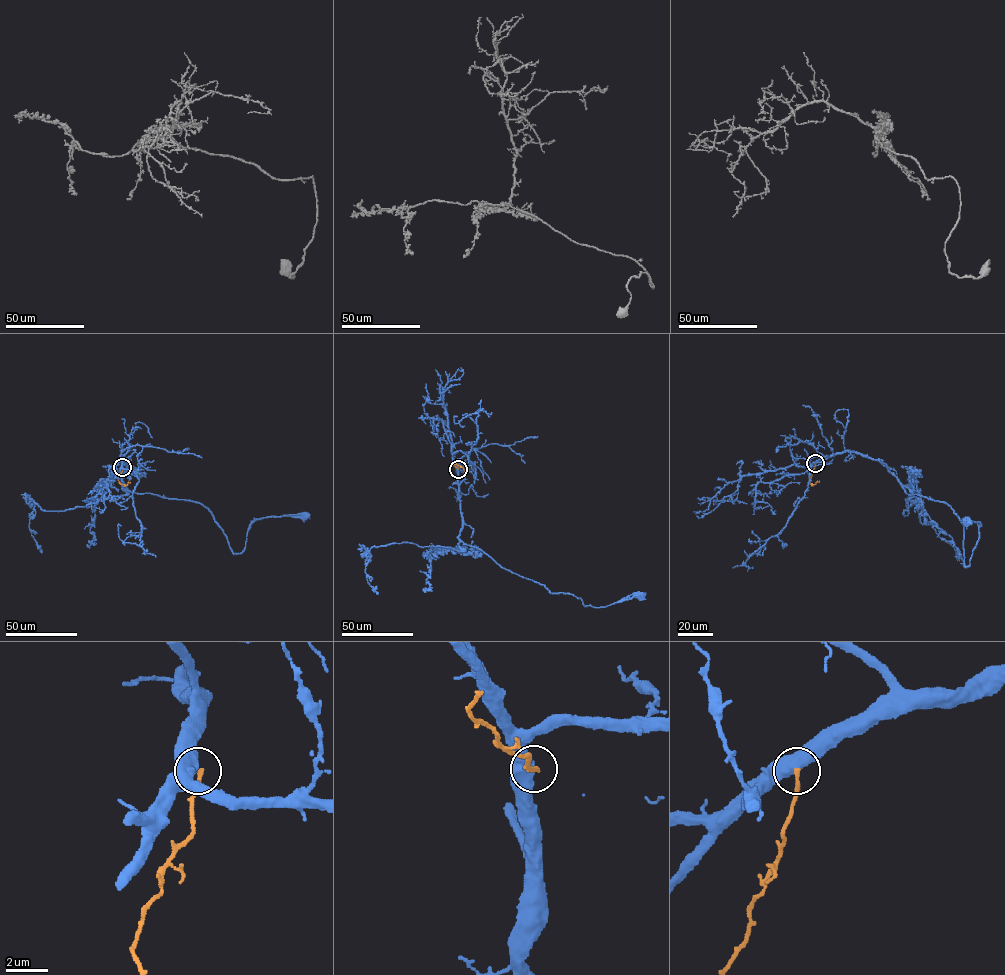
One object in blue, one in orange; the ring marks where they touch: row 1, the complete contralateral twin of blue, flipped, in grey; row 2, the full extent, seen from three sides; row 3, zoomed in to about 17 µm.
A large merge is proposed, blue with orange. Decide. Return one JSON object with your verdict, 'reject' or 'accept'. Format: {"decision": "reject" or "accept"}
{"decision": "reject"}

